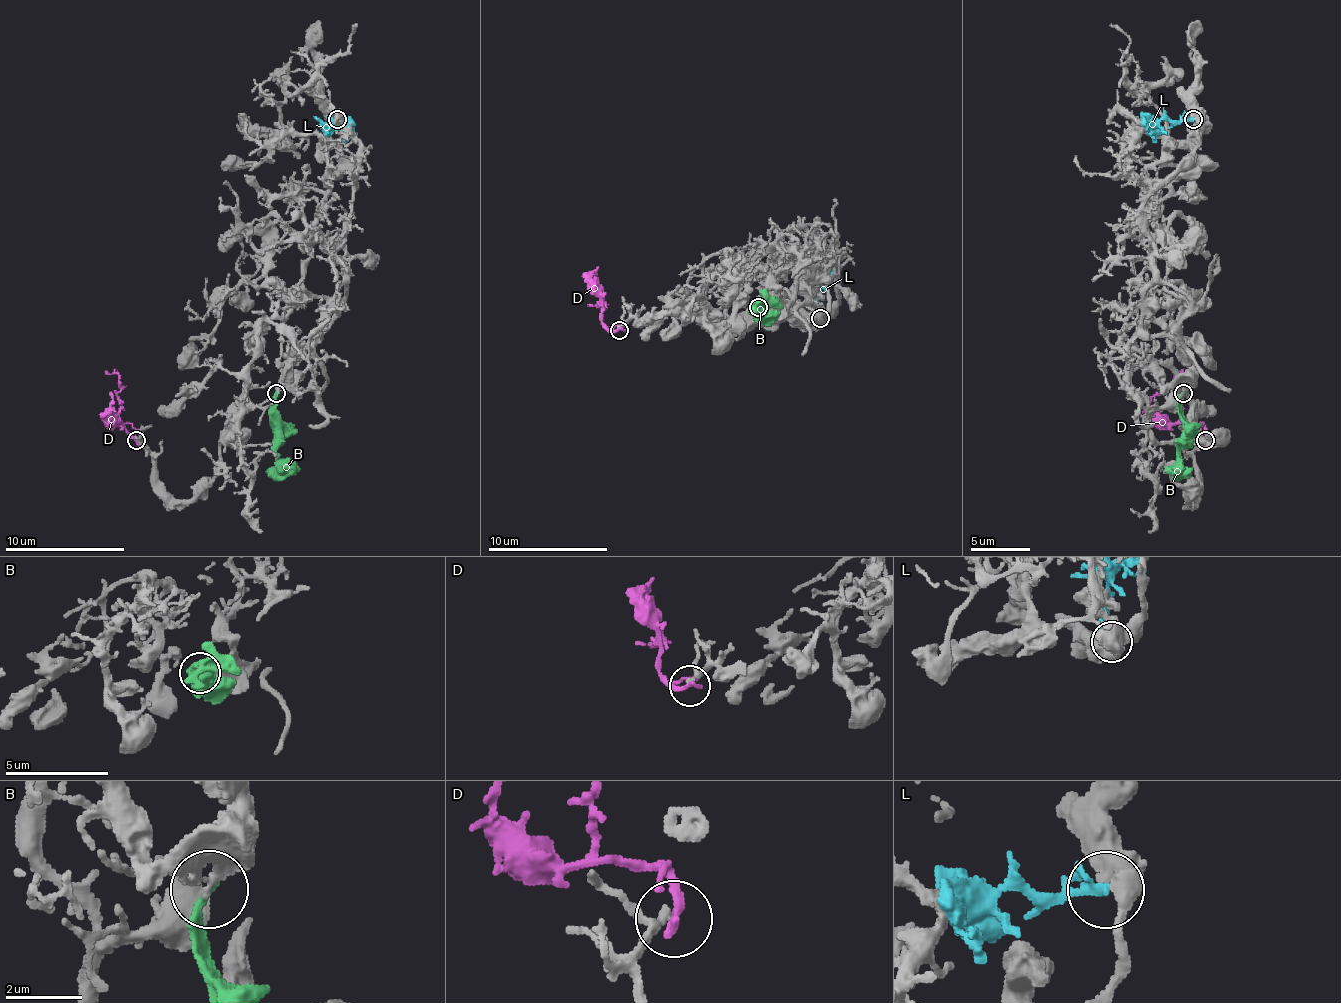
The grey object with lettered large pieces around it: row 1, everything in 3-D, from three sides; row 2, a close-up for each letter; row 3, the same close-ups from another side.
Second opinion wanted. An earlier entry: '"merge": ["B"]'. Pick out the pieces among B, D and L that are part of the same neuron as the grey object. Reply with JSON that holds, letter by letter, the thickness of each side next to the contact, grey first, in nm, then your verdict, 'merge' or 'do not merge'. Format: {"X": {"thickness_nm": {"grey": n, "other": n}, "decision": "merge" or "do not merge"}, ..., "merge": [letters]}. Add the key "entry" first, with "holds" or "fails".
{"entry": "holds", "B": {"thickness_nm": {"grey": 360, "other": 220}, "decision": "merge"}, "D": {"thickness_nm": {"grey": 200, "other": 260}, "decision": "do not merge"}, "L": {"thickness_nm": {"grey": 480, "other": 200}, "decision": "do not merge"}, "merge": ["B"]}

